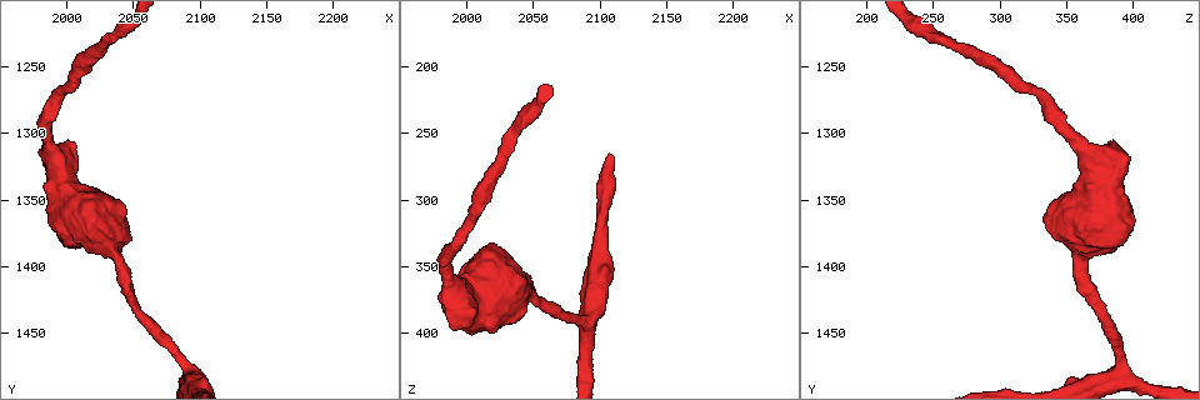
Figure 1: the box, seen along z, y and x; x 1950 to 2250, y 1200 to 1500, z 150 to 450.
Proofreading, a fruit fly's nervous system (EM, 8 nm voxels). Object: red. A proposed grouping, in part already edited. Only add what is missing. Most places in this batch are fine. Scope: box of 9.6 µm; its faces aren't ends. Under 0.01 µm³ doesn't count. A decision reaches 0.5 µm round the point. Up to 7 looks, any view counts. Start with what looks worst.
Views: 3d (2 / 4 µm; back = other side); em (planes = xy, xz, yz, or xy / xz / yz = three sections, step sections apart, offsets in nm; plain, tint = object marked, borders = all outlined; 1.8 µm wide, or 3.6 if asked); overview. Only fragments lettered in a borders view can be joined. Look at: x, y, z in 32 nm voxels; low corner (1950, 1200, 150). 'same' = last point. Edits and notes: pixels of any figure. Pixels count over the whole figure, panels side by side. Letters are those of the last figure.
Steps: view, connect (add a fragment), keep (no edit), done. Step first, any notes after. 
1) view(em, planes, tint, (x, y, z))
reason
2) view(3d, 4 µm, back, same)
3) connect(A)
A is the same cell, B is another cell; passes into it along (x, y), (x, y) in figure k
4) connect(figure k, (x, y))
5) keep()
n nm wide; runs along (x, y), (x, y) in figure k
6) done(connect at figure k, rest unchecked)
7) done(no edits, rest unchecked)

view(3d, 4 µm, (2090, 1480, 390))
three-way junction

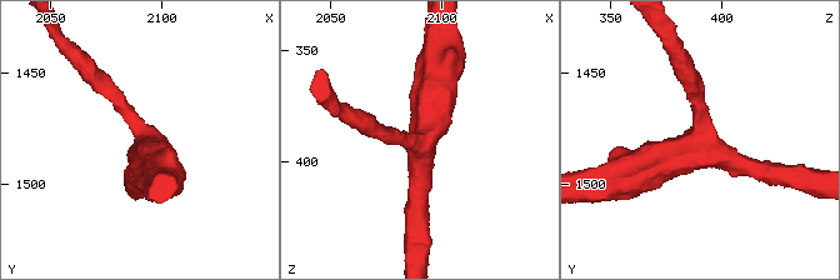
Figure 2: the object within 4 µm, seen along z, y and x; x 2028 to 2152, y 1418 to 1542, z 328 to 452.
view(em, planes, tint, (2093, 1479, 390))
3 arms; arms of 220, 280, 550 nm; shape alone is not enough

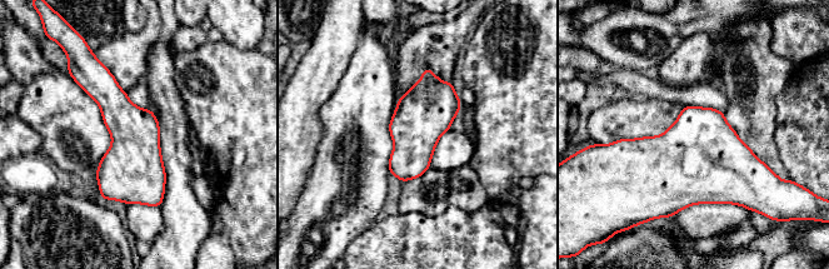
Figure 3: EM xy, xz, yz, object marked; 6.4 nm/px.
view(em, planes, borders, same)

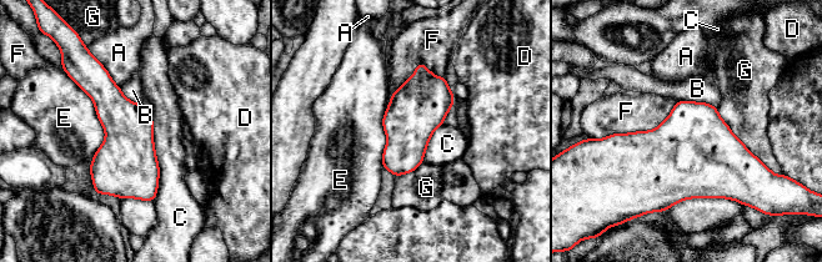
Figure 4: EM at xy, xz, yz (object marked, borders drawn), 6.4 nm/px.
keep()
C touches over 600 nm; A, B, C, D, E, F and G are other cells; border along (148, 110), (159, 169), (154, 201) in figure 4; no lettered fragment goes on from it

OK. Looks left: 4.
view(em, 3.6 µm, planes, borders, (2022, 1366, 332))
free end

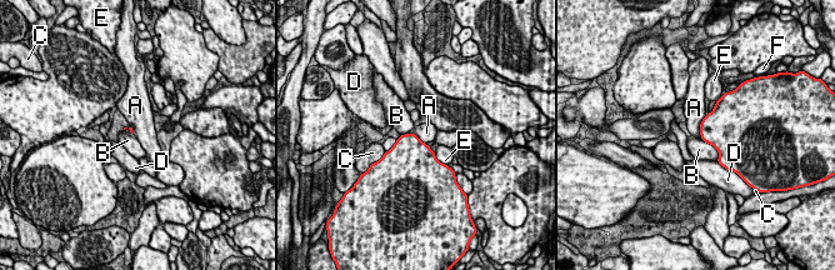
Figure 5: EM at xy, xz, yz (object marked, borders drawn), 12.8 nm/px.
keep()
A, B, C, D, E and F are other cells; border along (705, 115), (700, 124), (701, 139) in figure 5; none of them fits

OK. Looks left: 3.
view(em, 3.6 µm, xz, step 4, plain, (1992, 1326, 396))
stops while still wide

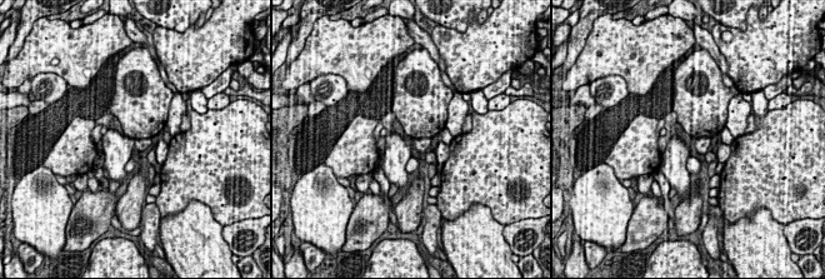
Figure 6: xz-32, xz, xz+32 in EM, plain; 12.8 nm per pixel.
view(em, 3.6 µm, xz, step 4, borders, same)
see the neighbours

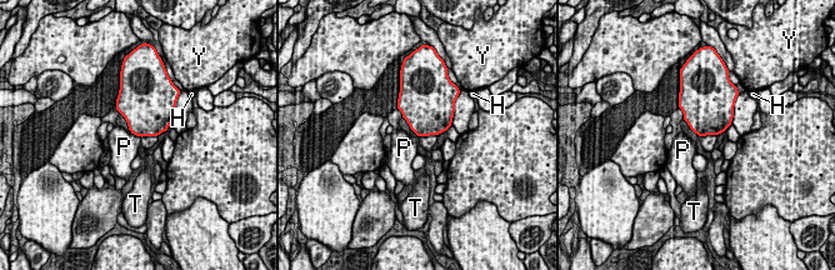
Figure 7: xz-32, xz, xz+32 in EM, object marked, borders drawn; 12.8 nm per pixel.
keep()
P touches over 140 nm; H, P, T and Y are other cells; border along (131, 133), (140, 138) in figure 7; none of them fits

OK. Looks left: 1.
done(no edits, rest unchecked)

